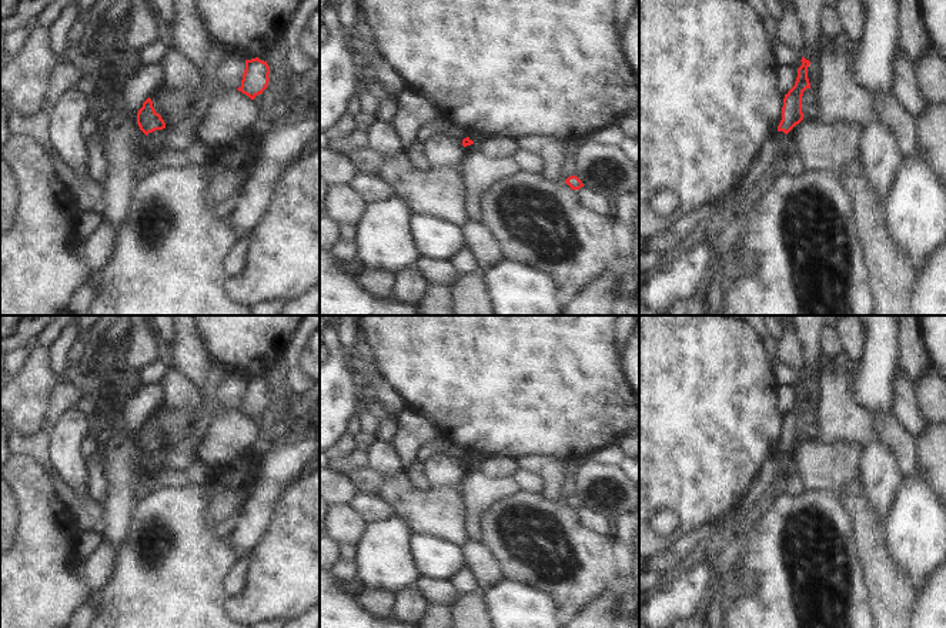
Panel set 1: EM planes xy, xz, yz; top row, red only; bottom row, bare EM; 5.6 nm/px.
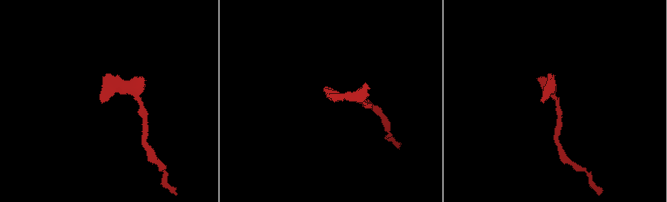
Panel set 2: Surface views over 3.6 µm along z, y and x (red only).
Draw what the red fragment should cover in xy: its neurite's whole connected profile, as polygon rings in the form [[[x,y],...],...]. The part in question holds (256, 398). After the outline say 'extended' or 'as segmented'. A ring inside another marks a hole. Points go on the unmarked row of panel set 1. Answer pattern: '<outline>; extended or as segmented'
[[[258,377],[245,380],[241,405],[237,410],[254,420],[267,408],[270,401],[268,394],[270,387],[267,381],[263,381]]]; as segmented

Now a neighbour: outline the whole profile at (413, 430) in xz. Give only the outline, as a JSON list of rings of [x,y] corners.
[[[407,408],[398,415],[391,442],[401,458],[404,474],[417,462],[417,450],[429,444],[437,435],[437,428],[425,415],[411,412]]]

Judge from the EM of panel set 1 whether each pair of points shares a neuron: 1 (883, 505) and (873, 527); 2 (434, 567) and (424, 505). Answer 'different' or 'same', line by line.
1: different
2: different

